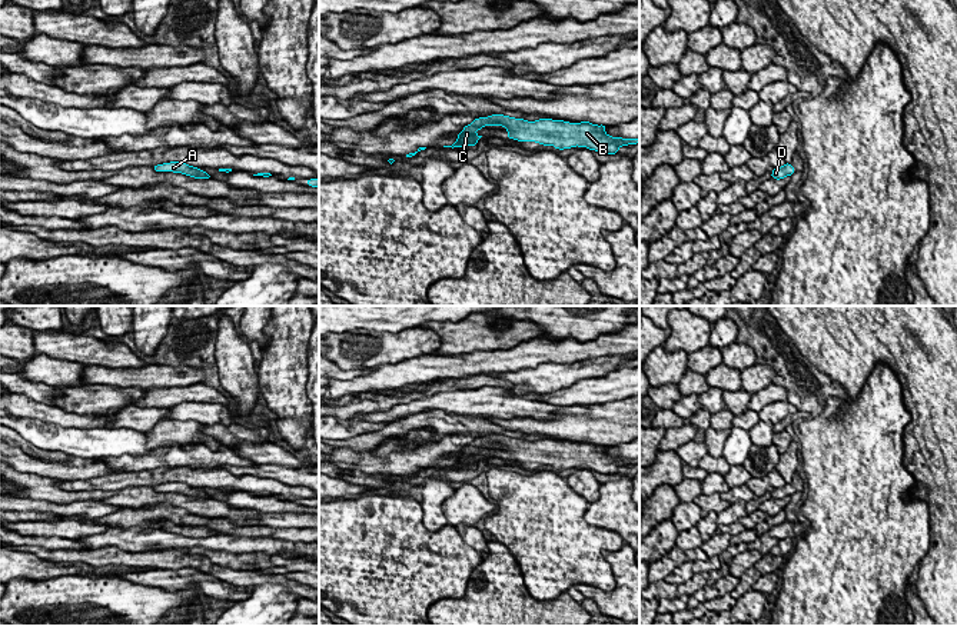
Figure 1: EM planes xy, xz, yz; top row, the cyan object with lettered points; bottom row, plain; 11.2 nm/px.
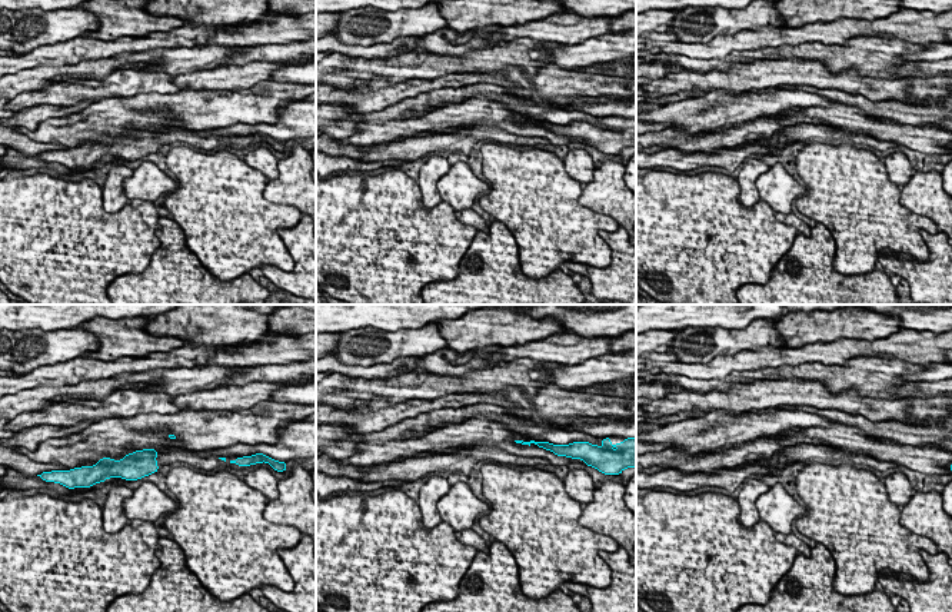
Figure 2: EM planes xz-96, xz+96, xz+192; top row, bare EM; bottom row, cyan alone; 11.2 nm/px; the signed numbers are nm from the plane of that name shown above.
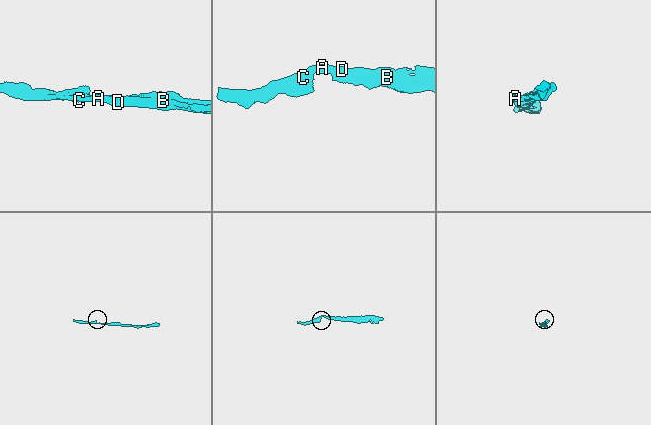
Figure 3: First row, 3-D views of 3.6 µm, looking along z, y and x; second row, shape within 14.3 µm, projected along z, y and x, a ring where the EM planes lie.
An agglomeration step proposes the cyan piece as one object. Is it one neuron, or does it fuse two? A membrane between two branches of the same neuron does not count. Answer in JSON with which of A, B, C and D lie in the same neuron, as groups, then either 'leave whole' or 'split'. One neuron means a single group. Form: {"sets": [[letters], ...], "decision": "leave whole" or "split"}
{"sets": [["A", "B", "C", "D"]], "decision": "leave whole"}

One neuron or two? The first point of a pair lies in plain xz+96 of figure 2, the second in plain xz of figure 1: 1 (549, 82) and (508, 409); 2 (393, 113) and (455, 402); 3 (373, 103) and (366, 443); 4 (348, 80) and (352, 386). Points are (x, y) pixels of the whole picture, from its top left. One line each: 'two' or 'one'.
1: one
2: two
3: two
4: two

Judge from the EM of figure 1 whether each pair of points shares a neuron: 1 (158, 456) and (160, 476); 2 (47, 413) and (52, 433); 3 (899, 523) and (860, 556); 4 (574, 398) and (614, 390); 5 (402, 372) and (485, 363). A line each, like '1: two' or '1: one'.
1: two
2: two
3: one
4: one
5: one

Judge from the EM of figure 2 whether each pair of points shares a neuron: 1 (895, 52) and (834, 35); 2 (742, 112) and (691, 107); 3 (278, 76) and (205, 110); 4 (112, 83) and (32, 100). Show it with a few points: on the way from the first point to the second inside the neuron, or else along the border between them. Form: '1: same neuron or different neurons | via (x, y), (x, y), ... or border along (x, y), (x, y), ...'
1: different neurons | border along (872, 36), (876, 37)
2: same neuron | via (729, 112), (709, 112), (701, 116)
3: different neurons | border along (269, 80), (300, 85)
4: same neuron | via (92, 86), (73, 87), (52, 96)

